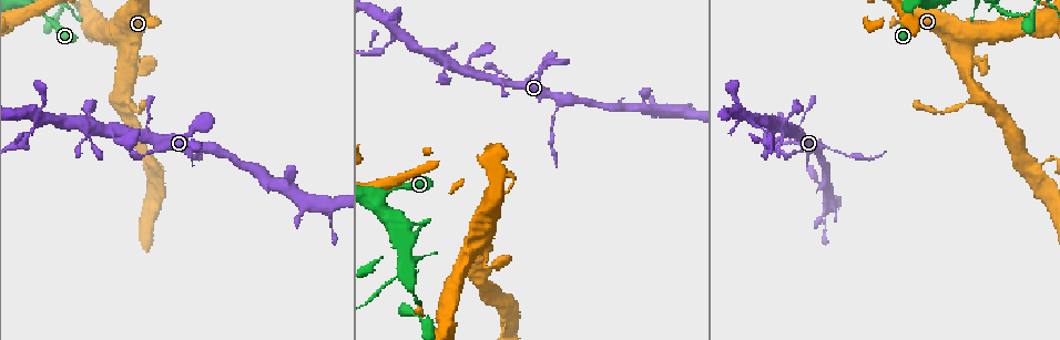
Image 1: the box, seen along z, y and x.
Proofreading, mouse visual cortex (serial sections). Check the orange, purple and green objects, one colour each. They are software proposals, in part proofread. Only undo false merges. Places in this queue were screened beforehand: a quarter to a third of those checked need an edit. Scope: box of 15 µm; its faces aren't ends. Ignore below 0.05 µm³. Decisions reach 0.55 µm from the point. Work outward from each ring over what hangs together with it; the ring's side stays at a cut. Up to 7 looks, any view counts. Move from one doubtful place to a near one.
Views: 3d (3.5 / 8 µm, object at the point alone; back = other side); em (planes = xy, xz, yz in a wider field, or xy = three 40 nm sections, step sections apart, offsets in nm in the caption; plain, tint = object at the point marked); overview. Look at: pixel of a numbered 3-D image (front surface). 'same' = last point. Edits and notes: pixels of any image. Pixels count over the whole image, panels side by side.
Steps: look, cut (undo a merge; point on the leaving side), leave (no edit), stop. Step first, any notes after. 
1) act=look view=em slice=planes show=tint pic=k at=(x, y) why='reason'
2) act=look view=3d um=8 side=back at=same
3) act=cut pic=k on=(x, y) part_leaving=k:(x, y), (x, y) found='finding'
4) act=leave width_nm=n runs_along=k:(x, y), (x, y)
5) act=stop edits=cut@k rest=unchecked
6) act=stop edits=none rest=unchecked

act=look view=3d um=3.5 pic=1 at=(209, 148) why='calibre changes'

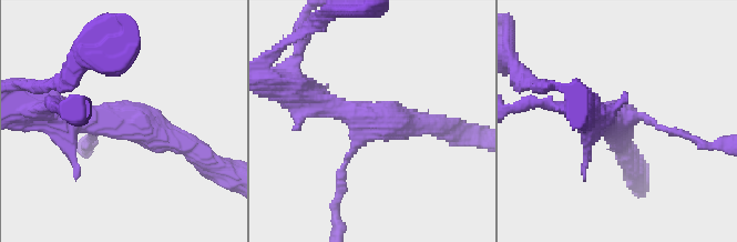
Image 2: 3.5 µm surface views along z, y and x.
act=look view=em slice=planes show=tint pic=2 at=(617, 121) arms=3 arm_widths_nm=100,350,400

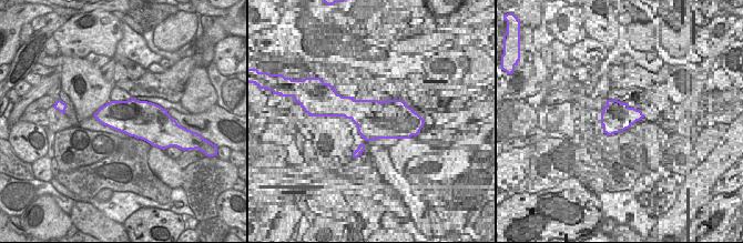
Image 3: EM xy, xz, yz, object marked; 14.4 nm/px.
act=cut pic=2 on=(673, 132) part_leaving=2:(642, 117), (702, 144), (727, 144) found='two cells meet here'

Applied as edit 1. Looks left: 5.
act=look view=3d um=3.5 pic=1 at=(157, 21) why='thick turns thin'

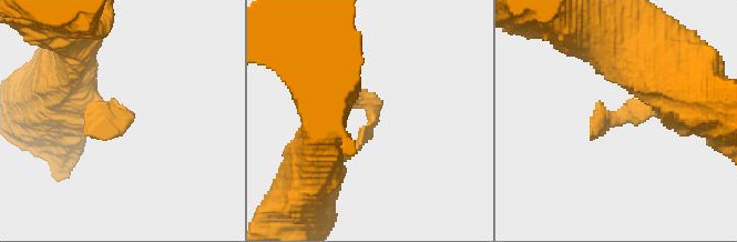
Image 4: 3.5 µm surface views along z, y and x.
act=look view=em slice=xy step=3 show=tint pic=4 at=(370, 114) why='need the tissue'

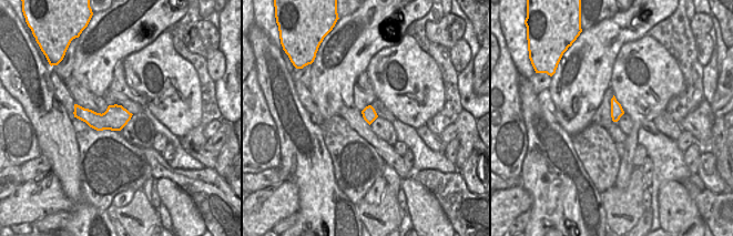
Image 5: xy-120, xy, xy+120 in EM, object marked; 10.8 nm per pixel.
act=leave runs_along=4:(327, 167), (337, 98) found='continuous, no second cell'

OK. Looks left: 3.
act=look view=3d um=3.5 pic=1 at=(971, 99) why='thin arm on a thick one'

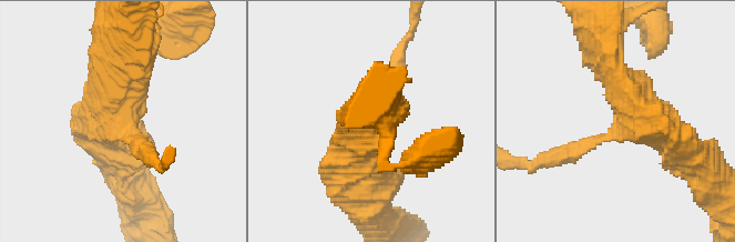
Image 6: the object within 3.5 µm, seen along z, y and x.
act=look view=em slice=planes show=tint pic=6 at=(127, 121) arms=3 arm_widths_nm=150,500,500

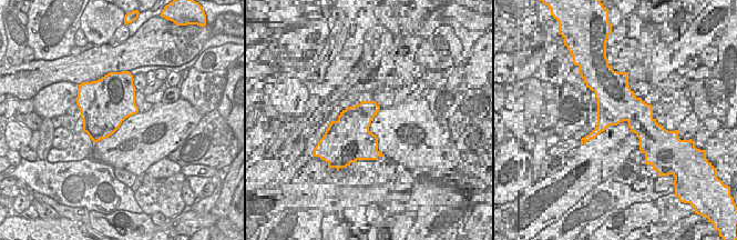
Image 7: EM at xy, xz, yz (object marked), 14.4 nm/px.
act=leave width_nm=550 runs_along=6:(603, 37), (609, 67), (685, 152) found='all the same cell'

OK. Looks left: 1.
act=stop edits=cut@2 rest=unchecked

